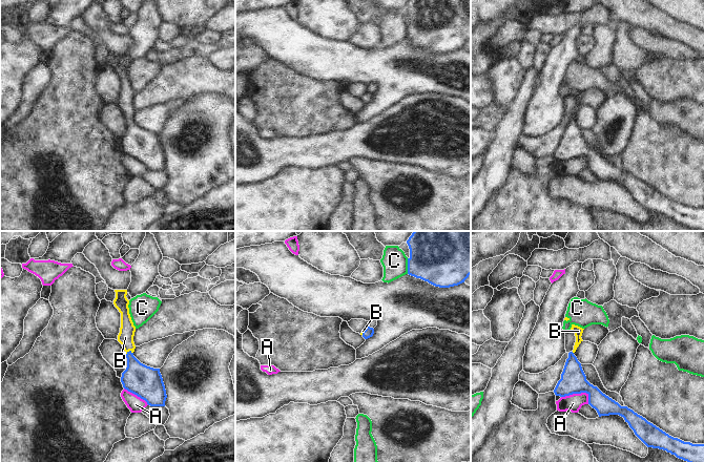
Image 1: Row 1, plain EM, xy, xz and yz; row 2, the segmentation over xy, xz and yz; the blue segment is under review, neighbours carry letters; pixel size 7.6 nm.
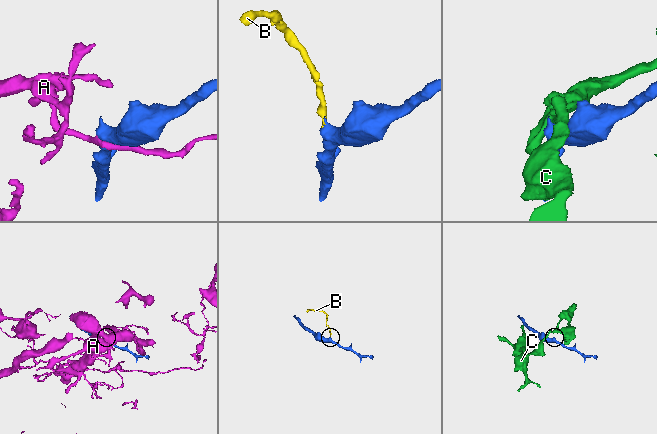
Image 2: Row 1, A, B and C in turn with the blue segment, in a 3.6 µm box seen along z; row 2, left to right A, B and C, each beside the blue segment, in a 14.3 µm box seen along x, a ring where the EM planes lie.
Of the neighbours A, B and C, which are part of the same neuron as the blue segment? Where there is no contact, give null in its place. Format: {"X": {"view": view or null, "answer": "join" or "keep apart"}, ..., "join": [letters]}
{"A": {"view": "yz", "answer": "keep apart"}, "B": {"view": "xy", "answer": "join"}, "C": {"view": "xz", "answer": "keep apart"}, "join": ["B"]}

